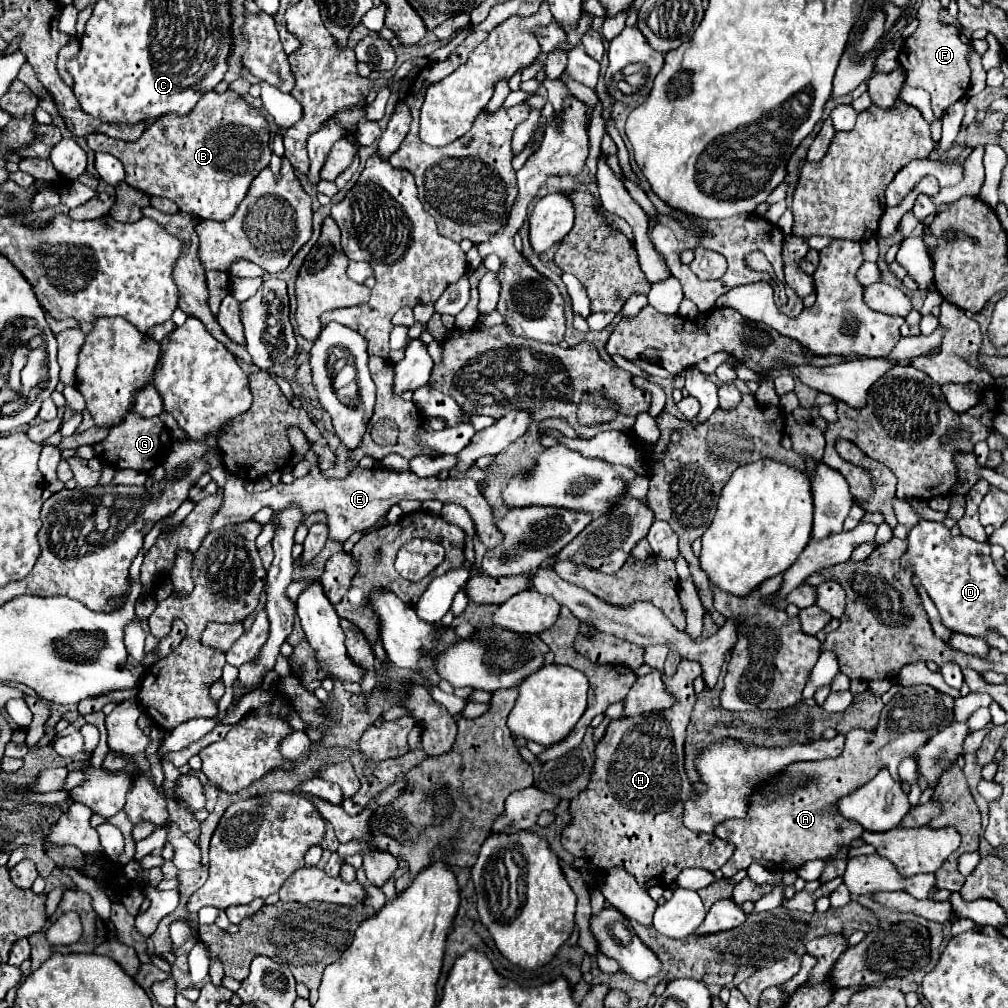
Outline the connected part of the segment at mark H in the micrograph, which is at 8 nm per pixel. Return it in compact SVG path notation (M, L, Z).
M682 660L679 674L667 676L665 686L677 698L675 706L663 712L647 712L635 718L613 720L595 748L595 766L589 778L589 786L571 800L571 824L563 830L561 844L575 858L587 858L595 868L597 876L603 876L605 870L613 866L625 868L641 888L661 886L669 888L681 870L685 868L705 868L719 870L733 854L733 844L717 838L715 834L693 832L683 824L683 806L687 800L695 800L695 788L685 772L685 730L689 716L696 702L693 682L701 674L701 666L695 661Z

